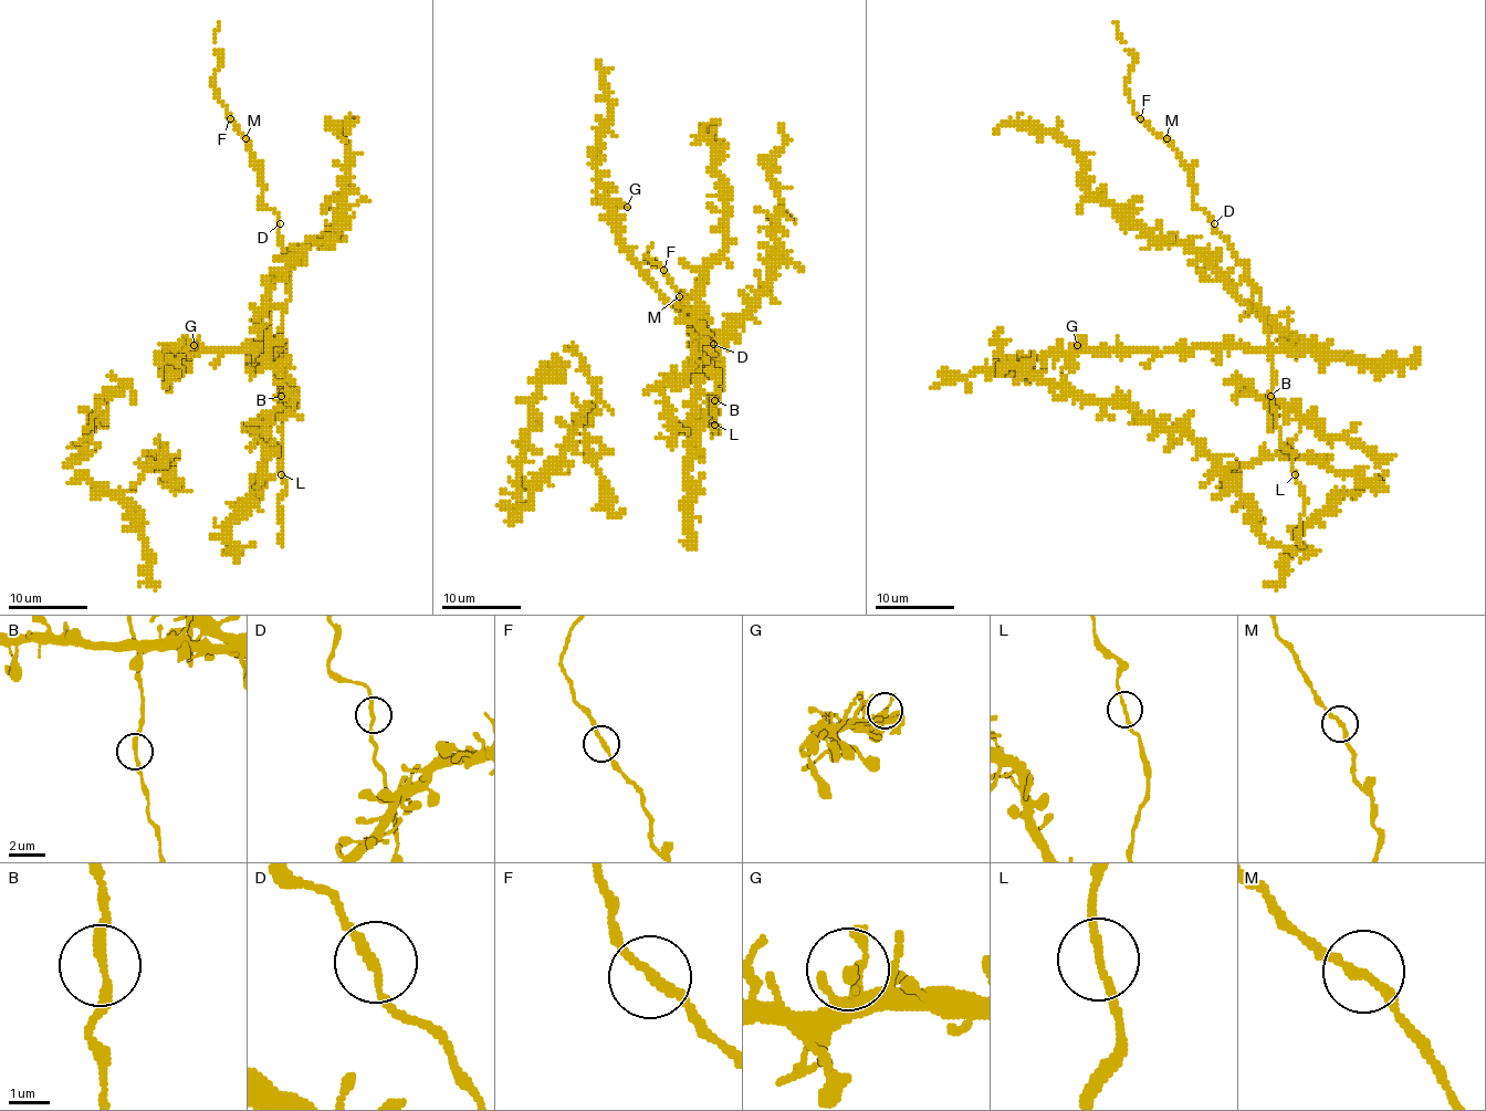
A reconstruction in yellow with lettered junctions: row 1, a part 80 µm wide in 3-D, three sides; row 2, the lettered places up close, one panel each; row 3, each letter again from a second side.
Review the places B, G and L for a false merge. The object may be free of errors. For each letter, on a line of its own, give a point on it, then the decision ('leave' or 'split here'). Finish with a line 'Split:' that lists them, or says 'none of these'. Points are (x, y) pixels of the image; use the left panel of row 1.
B: place (281, 396); leave
G: place (194, 345); leave
L: place (281, 474); leave
Split: none of these

